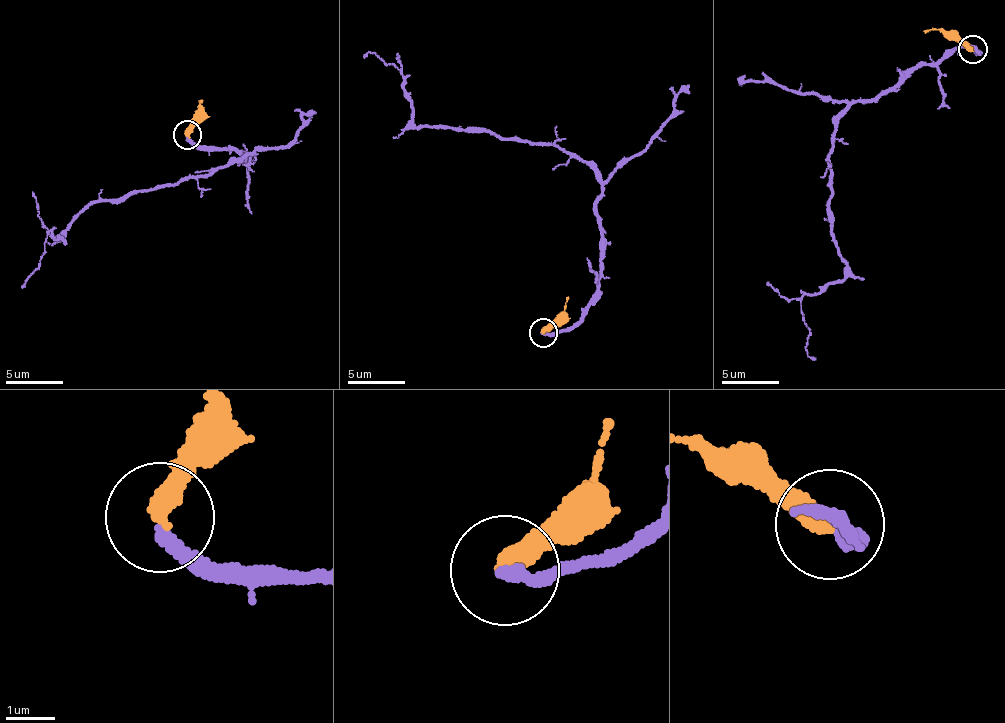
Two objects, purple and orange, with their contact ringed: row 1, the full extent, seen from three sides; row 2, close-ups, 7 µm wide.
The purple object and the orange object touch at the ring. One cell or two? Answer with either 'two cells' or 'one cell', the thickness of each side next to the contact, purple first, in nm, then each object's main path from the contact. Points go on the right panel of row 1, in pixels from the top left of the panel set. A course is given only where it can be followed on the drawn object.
two cells; 200 nm thick on the purple side, 420 nm on the other; purple runs (973, 49), (919, 64), (844, 107), (827, 161), (845, 278), (801, 298), (815, 359); orange runs (973, 49), (942, 30), (924, 32)

